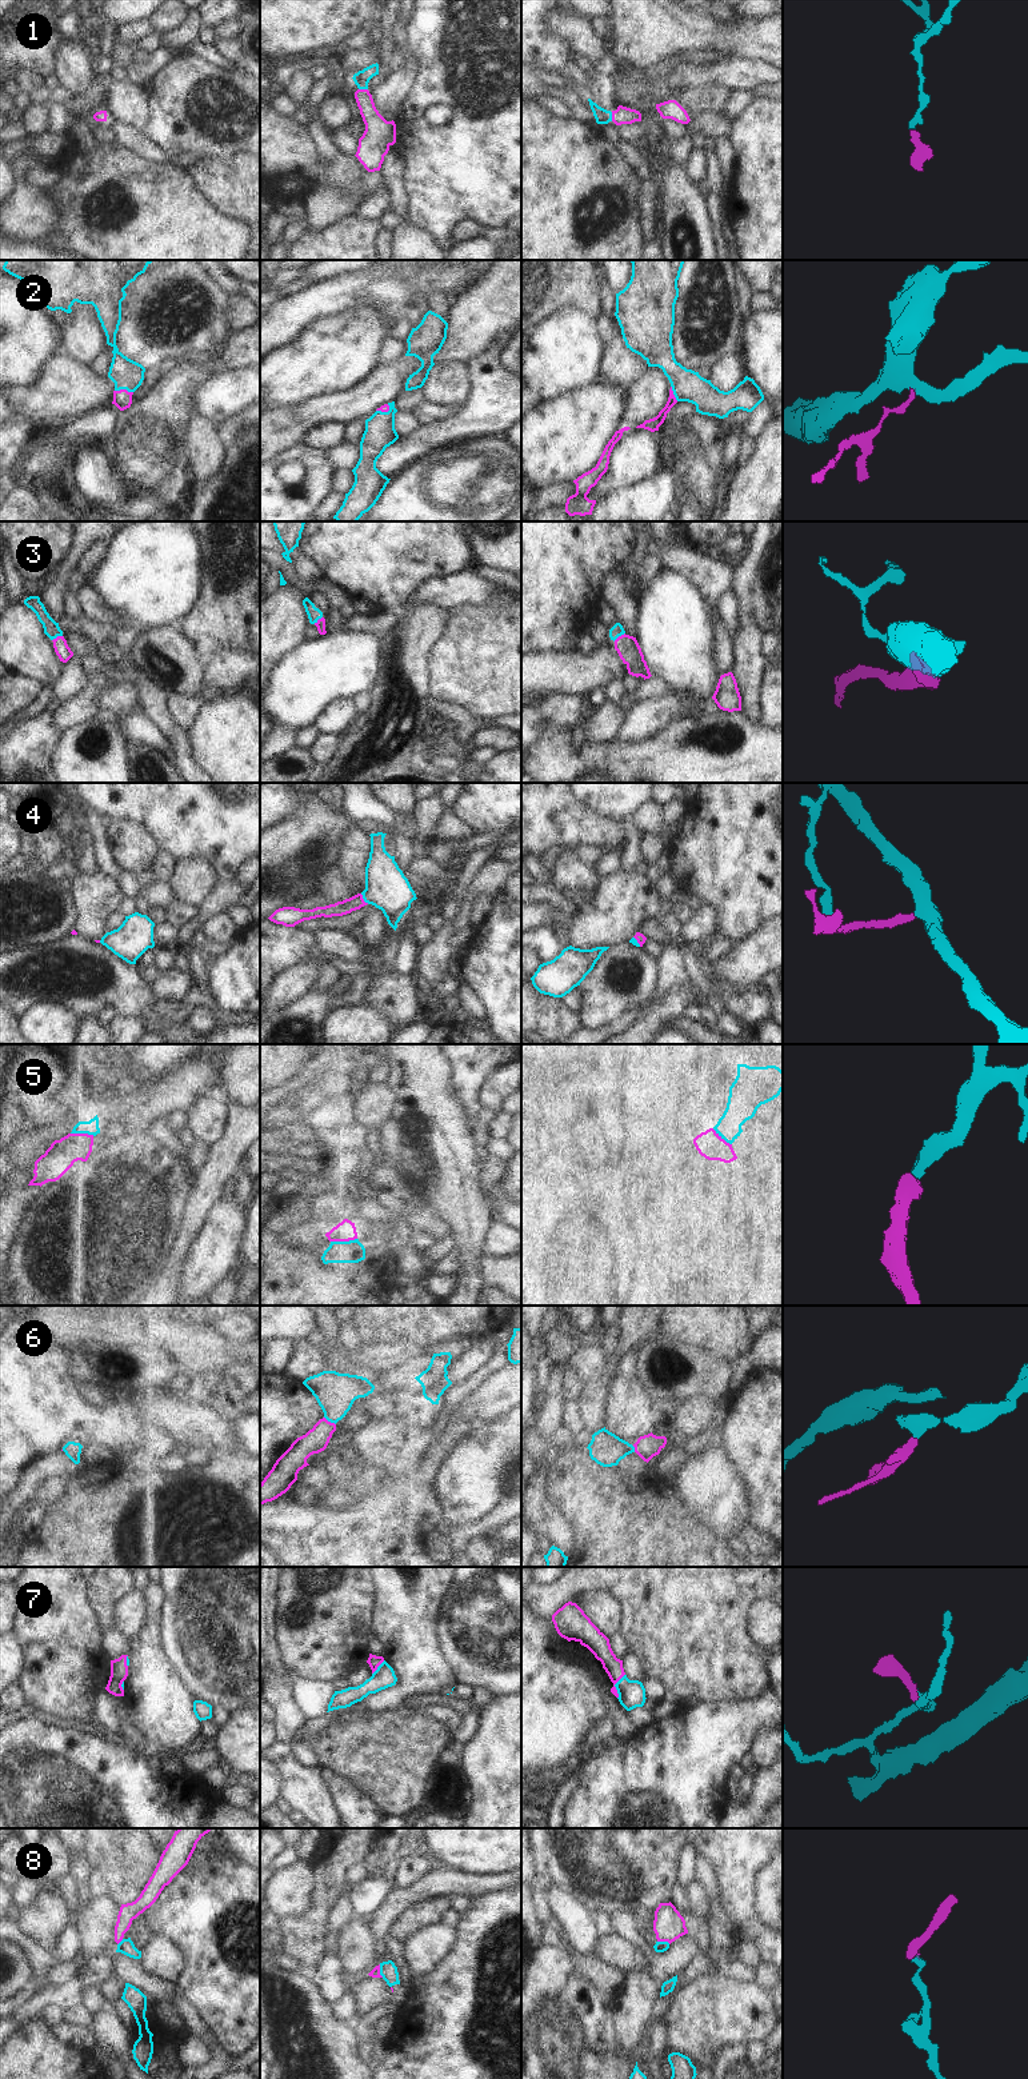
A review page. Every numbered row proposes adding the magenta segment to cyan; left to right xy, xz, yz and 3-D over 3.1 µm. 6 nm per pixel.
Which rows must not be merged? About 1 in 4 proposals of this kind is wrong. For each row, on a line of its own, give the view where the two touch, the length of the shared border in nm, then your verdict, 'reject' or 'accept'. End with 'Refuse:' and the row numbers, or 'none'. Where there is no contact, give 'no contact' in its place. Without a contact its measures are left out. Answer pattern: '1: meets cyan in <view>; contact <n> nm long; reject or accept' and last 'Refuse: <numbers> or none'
1: meets cyan in xz; contact 60 nm long; accept
2: meets cyan in xy; contact 110 nm long; accept
3: meets cyan in yz; contact 90 nm long; accept
4: meets cyan in xz; contact 80 nm long; accept
5: meets cyan in xz; contact 160 nm long; accept
6: meets cyan in xz; contact 90 nm long; accept
7: meets cyan in yz; contact 160 nm long; accept
8: meets cyan in xz; contact 80 nm long; accept
Refuse: none

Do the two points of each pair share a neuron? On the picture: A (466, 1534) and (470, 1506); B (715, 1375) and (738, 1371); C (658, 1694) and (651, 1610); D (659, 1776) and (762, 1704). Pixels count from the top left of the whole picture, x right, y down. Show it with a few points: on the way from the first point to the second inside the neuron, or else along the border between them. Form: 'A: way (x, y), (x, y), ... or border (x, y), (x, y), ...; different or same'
A: border (495, 1507), (472, 1522), (438, 1530); different
B: border (728, 1360), (731, 1371), (730, 1395); different
C: border (646, 1675), (656, 1678), (666, 1688); different
D: way (684, 1762), (715, 1735), (736, 1723); same

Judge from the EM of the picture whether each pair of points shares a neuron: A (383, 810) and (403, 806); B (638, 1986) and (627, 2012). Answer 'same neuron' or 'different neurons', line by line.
A: different neurons
B: same neuron

